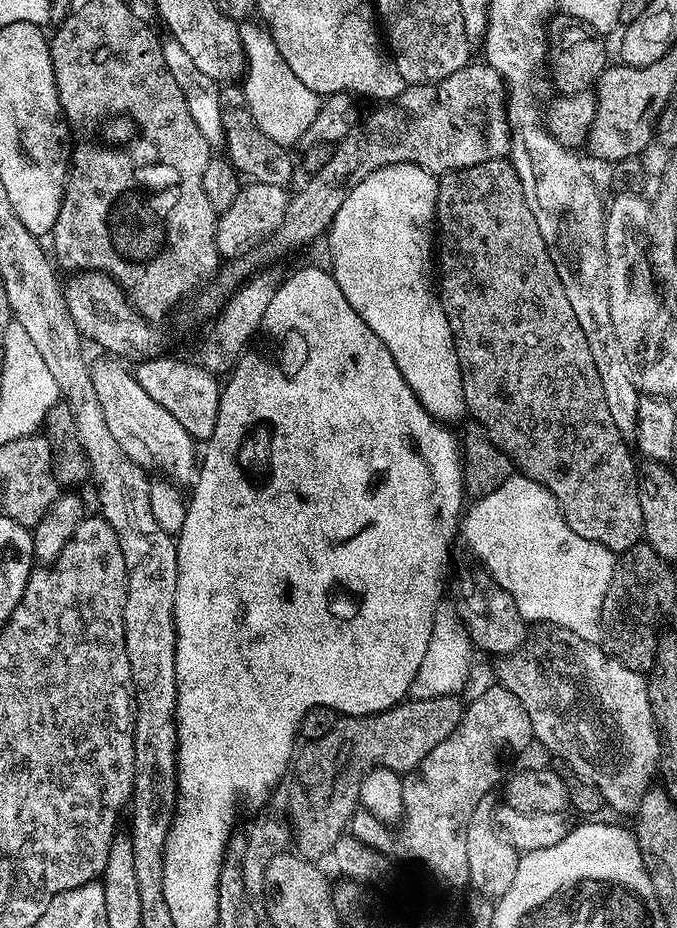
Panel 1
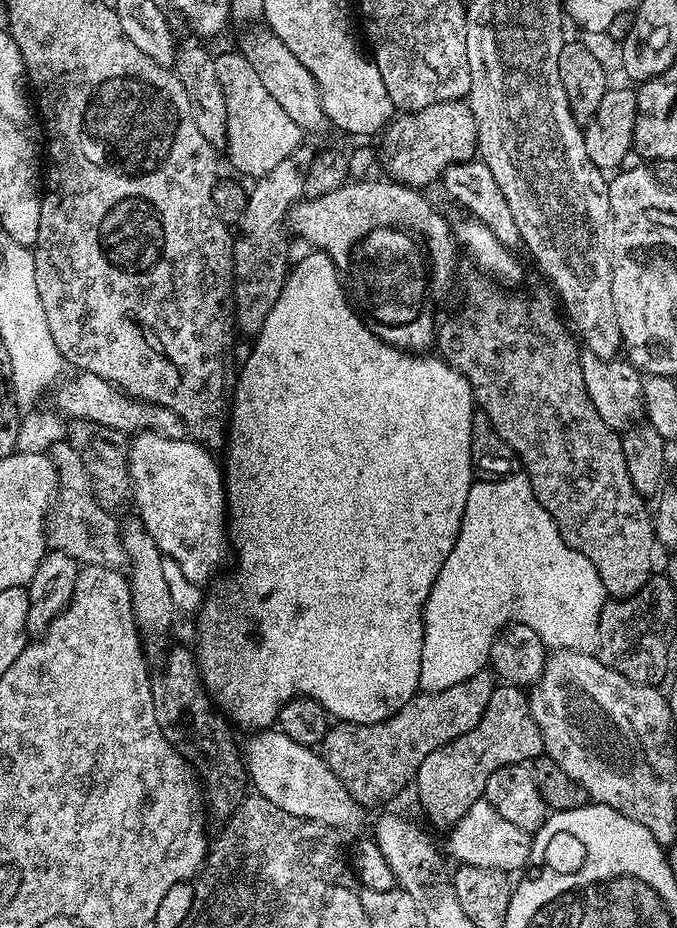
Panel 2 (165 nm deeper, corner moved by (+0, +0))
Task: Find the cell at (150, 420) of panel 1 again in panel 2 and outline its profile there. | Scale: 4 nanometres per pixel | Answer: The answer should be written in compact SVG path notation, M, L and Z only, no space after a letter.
M137 432L128 445L128 476L132 479L134 504L136 500L136 508L140 511L137 512L138 518L150 538L154 538L160 555L171 563L173 560L180 567L181 574L192 584L207 585L221 571L220 563L224 555L230 552L224 478L221 465L211 455L215 456L207 447L197 444L191 438L171 440L156 432Z

